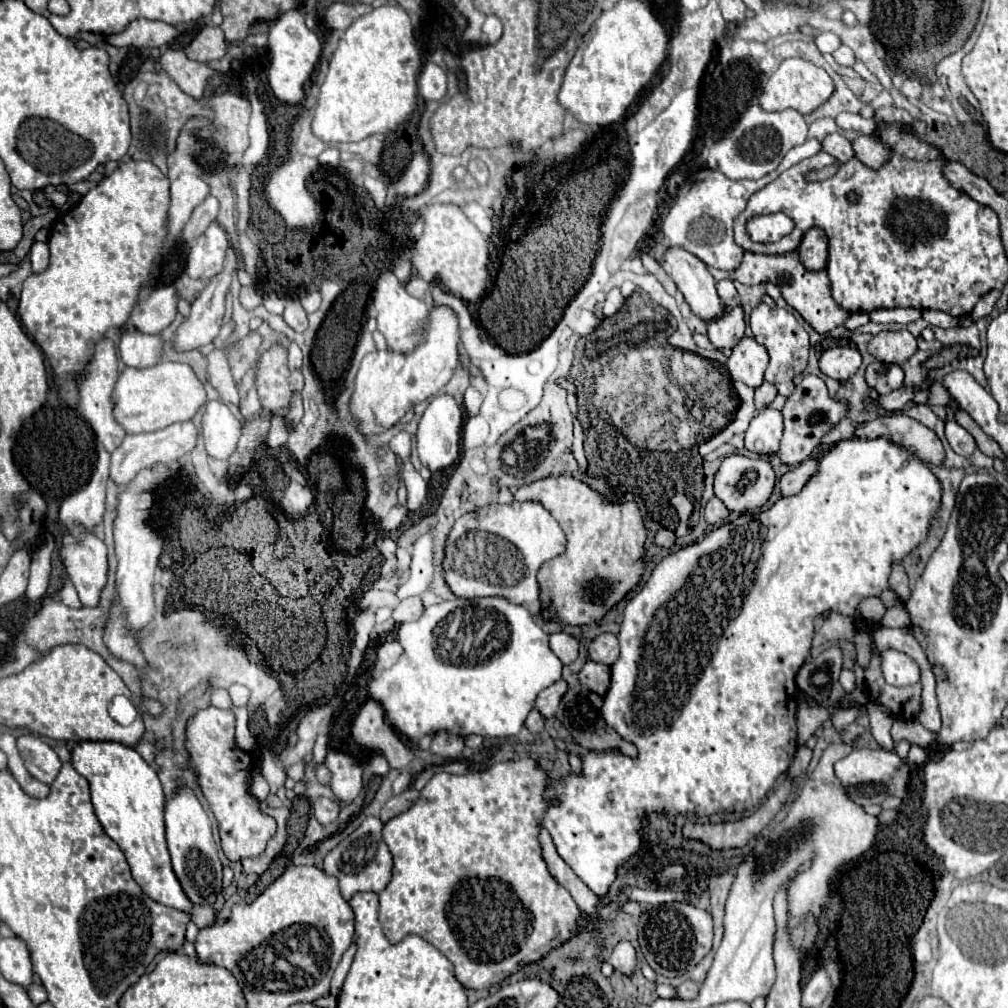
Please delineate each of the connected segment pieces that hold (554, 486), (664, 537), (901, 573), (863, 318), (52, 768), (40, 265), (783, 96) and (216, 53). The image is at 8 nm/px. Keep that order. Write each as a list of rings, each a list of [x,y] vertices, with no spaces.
[[[547,477],[543,481],[535,481],[531,485],[519,487],[513,493],[515,501],[541,501],[545,509],[559,521],[561,529],[567,535],[567,551],[551,561],[547,561],[539,571],[541,599],[547,605],[543,617],[551,619],[557,615],[559,623],[565,625],[589,625],[599,621],[617,601],[621,601],[641,579],[645,563],[641,561],[645,553],[645,527],[635,503],[605,503],[603,497],[593,491],[589,485],[573,479],[573,477]]]
[[[661,529],[661,531],[655,535],[655,543],[657,543],[659,547],[669,549],[669,547],[673,547],[673,543],[675,543],[675,535],[673,535],[669,529]]]
[[[901,565],[893,567],[893,573],[889,577],[889,585],[891,585],[891,589],[895,589],[895,593],[899,595],[901,601],[907,601],[907,597],[911,597],[911,591],[907,587],[907,575]]]
[[[855,311],[855,313],[851,313],[849,319],[845,321],[845,327],[847,327],[847,329],[857,329],[857,327],[861,327],[861,325],[865,325],[865,323],[869,323],[869,313]]]
[[[23,735],[17,739],[17,749],[25,761],[29,775],[43,781],[45,785],[51,785],[55,781],[61,769],[61,761],[45,741],[35,735]]]
[[[33,243],[29,257],[31,257],[33,273],[43,273],[49,267],[49,245],[47,243]]]
[[[793,57],[793,59],[785,59],[781,63],[781,67],[777,69],[777,73],[767,81],[767,85],[763,87],[763,91],[759,95],[759,105],[767,111],[797,109],[799,113],[807,115],[807,113],[819,109],[825,101],[829,101],[833,91],[835,91],[835,83],[825,69],[817,67],[811,61],[805,61],[801,57]]]
[[[203,27],[199,35],[191,41],[187,47],[187,57],[191,61],[213,61],[225,57],[229,49],[229,41],[225,39],[225,33],[221,27]]]

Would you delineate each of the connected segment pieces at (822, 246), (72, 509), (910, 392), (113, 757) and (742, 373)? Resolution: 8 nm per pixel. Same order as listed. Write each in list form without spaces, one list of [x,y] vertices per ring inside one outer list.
[[[817,227],[809,229],[797,251],[799,251],[799,257],[807,269],[823,269],[827,265],[827,237],[825,237],[825,233]]]
[[[99,445],[99,457],[91,481],[61,503],[59,517],[67,529],[83,527],[93,531],[105,513],[105,485],[109,479],[109,453]]]
[[[903,385],[883,397],[879,397],[879,405],[883,405],[885,409],[889,411],[897,411],[897,409],[903,409],[907,403],[913,401],[913,395],[919,391],[919,387],[909,387],[909,385]]]
[[[77,741],[71,751],[71,763],[79,775],[91,785],[91,801],[95,815],[105,833],[123,851],[133,879],[153,899],[167,907],[191,911],[191,901],[183,897],[183,889],[171,869],[165,843],[165,793],[157,773],[133,749],[117,741]]]
[[[741,337],[727,359],[727,369],[733,381],[743,381],[749,387],[759,387],[763,383],[763,373],[769,363],[769,353],[765,345],[757,343],[755,337]]]

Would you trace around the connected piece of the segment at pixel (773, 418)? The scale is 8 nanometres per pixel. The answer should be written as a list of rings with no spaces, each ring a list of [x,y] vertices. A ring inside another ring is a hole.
[[[765,407],[759,415],[753,417],[745,433],[745,447],[755,455],[775,455],[781,445],[781,435],[783,435],[781,411]]]

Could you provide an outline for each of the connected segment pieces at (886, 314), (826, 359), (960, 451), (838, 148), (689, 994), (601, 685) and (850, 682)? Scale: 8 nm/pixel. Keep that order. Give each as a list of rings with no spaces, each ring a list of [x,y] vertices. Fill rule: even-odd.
[[[897,307],[897,309],[875,309],[871,311],[871,321],[875,323],[899,323],[907,325],[911,321],[921,319],[921,311],[913,307]]]
[[[849,345],[827,349],[819,357],[821,371],[837,381],[849,379],[859,369],[859,365],[861,365],[861,355],[855,347],[849,347]]]
[[[947,421],[947,441],[951,445],[951,449],[957,453],[957,455],[963,455],[963,457],[971,457],[973,451],[975,451],[975,439],[969,435],[967,429],[963,429],[957,421]]]
[[[833,133],[833,135],[827,135],[823,139],[823,151],[827,151],[829,155],[833,155],[837,159],[837,163],[847,163],[855,157],[855,151],[851,147],[851,141],[847,137],[843,137],[841,133]]]
[[[683,981],[681,985],[675,987],[677,999],[695,999],[699,993],[699,985],[695,981]]]
[[[589,659],[583,665],[583,669],[579,671],[579,681],[589,691],[597,693],[599,697],[605,697],[605,693],[609,691],[609,685],[611,685],[611,667],[605,663],[597,663],[597,661]]]
[[[842,669],[839,676],[839,683],[846,693],[850,693],[855,689],[855,675],[852,670]]]

